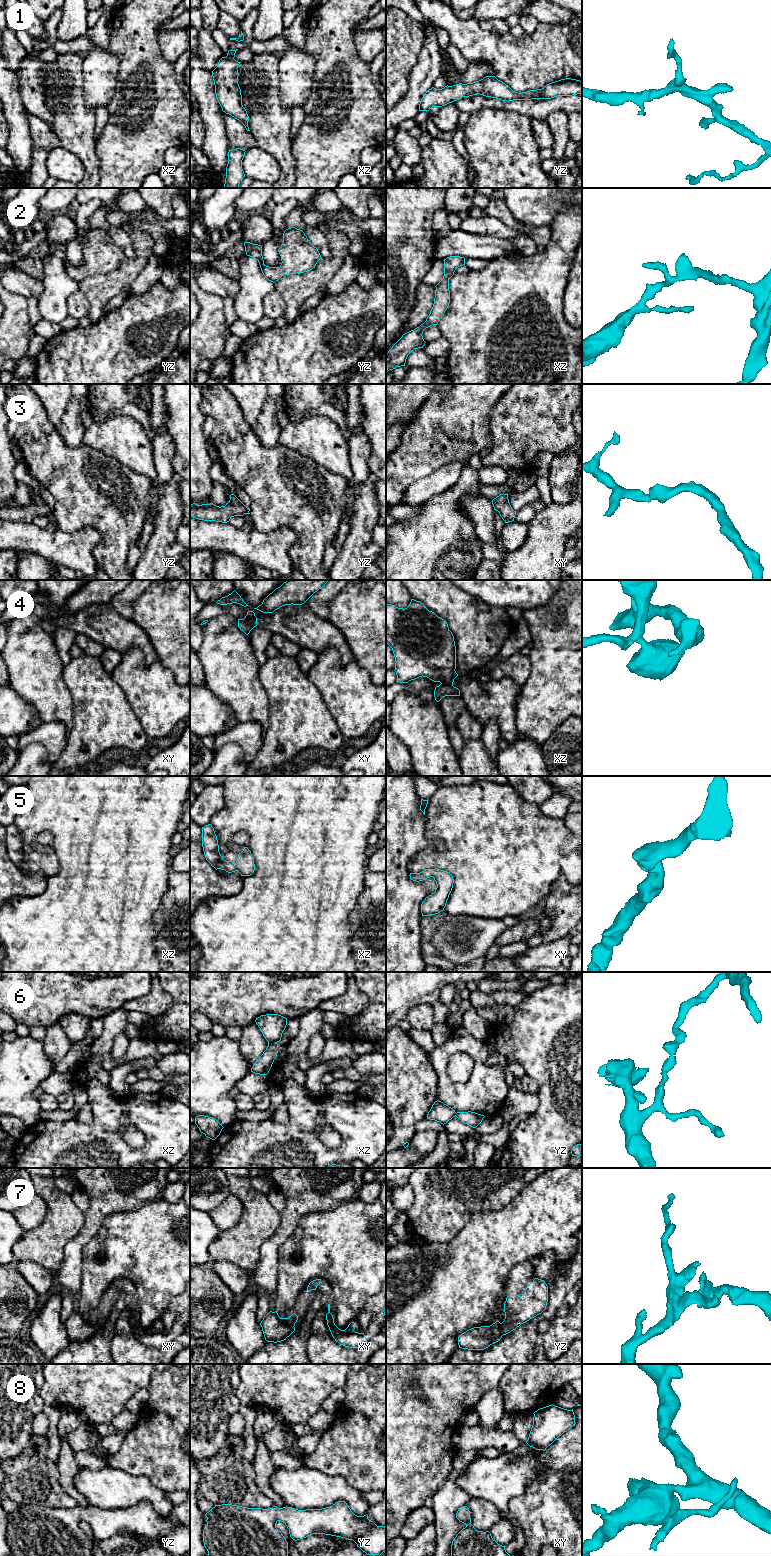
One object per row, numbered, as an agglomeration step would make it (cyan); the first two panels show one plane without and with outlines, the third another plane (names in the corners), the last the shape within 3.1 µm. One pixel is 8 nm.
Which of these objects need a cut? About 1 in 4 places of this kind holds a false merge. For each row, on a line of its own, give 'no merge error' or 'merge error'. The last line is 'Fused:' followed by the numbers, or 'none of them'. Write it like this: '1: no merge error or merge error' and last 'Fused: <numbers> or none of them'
1: no merge error
2: no merge error
3: no merge error
4: merge error
5: no merge error
6: merge error
7: no merge error
8: no merge error
Fused: 4, 6

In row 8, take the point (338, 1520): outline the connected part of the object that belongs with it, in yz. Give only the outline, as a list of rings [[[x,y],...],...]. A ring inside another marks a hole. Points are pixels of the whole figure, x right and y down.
[[[338,1501],[322,1509],[298,1510],[292,1507],[247,1508],[232,1504],[215,1505],[205,1514],[207,1527],[203,1542],[208,1556],[288,1556],[288,1542],[276,1528],[278,1521],[289,1529],[297,1541],[312,1534],[325,1534],[353,1540],[367,1555],[381,1555],[386,1551],[386,1526],[377,1526],[368,1515],[355,1515],[345,1501]]]

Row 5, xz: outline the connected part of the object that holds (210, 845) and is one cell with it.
[[[211,824],[202,827],[202,847],[206,860],[216,870],[225,870],[228,873],[238,871],[241,876],[250,876],[254,873],[255,864],[251,851],[244,847],[238,854],[237,861],[226,861],[219,852],[219,845],[214,828]]]

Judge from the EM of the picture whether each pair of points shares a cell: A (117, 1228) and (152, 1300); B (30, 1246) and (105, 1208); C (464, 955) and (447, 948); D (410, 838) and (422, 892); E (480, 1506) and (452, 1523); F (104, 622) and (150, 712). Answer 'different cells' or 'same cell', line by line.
A: same cell
B: different cells
C: same cell
D: same cell
E: different cells
F: same cell

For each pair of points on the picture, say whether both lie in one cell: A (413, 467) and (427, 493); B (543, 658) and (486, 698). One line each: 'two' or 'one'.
A: two
B: two

